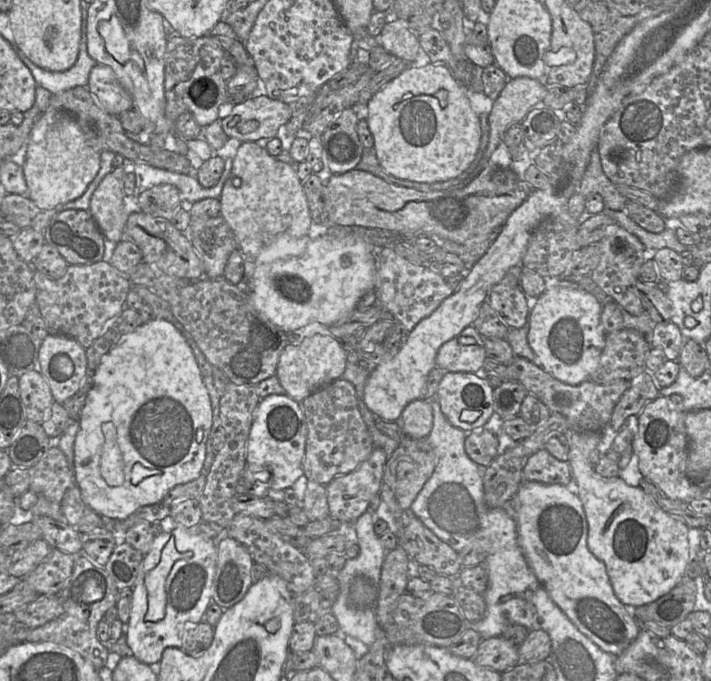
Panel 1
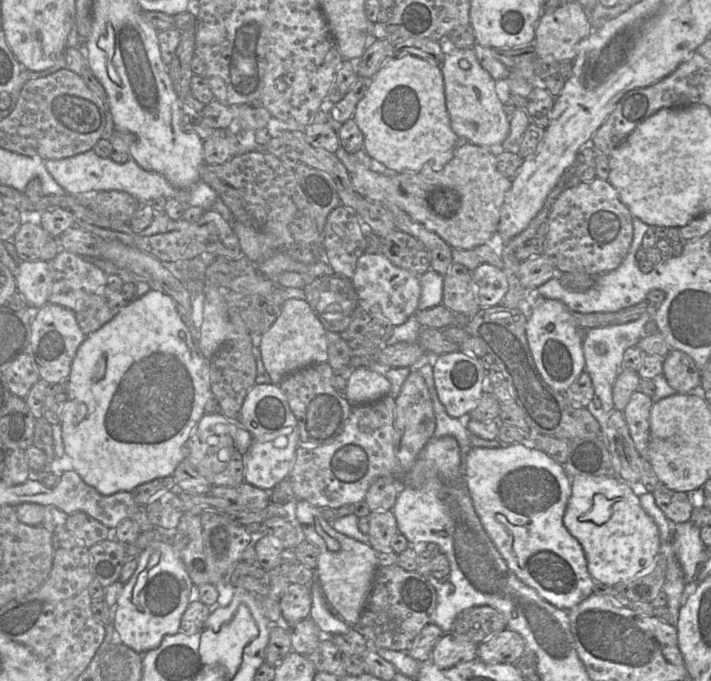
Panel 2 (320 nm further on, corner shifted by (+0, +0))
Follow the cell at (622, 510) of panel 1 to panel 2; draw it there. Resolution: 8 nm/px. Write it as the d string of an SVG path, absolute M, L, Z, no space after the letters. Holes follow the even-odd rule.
M574 476L571 479L572 492L563 523L581 544L594 581L614 586L648 567L661 549L659 530L641 507L632 485L617 476Z

